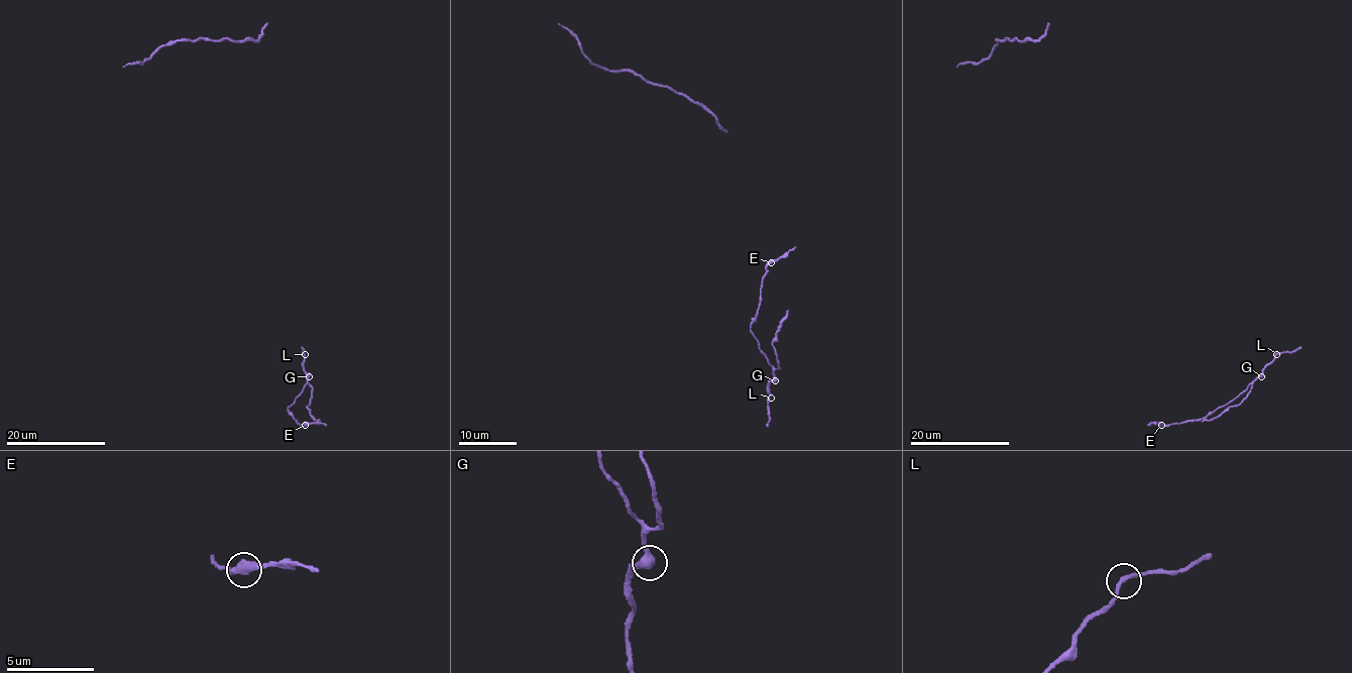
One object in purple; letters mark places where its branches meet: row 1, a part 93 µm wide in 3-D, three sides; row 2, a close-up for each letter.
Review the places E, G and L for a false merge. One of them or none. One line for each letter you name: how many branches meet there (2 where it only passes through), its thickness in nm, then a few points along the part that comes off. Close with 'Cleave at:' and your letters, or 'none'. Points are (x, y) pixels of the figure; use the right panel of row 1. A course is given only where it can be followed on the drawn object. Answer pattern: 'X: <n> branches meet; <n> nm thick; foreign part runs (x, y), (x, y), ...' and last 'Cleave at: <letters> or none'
Cleave at: none

